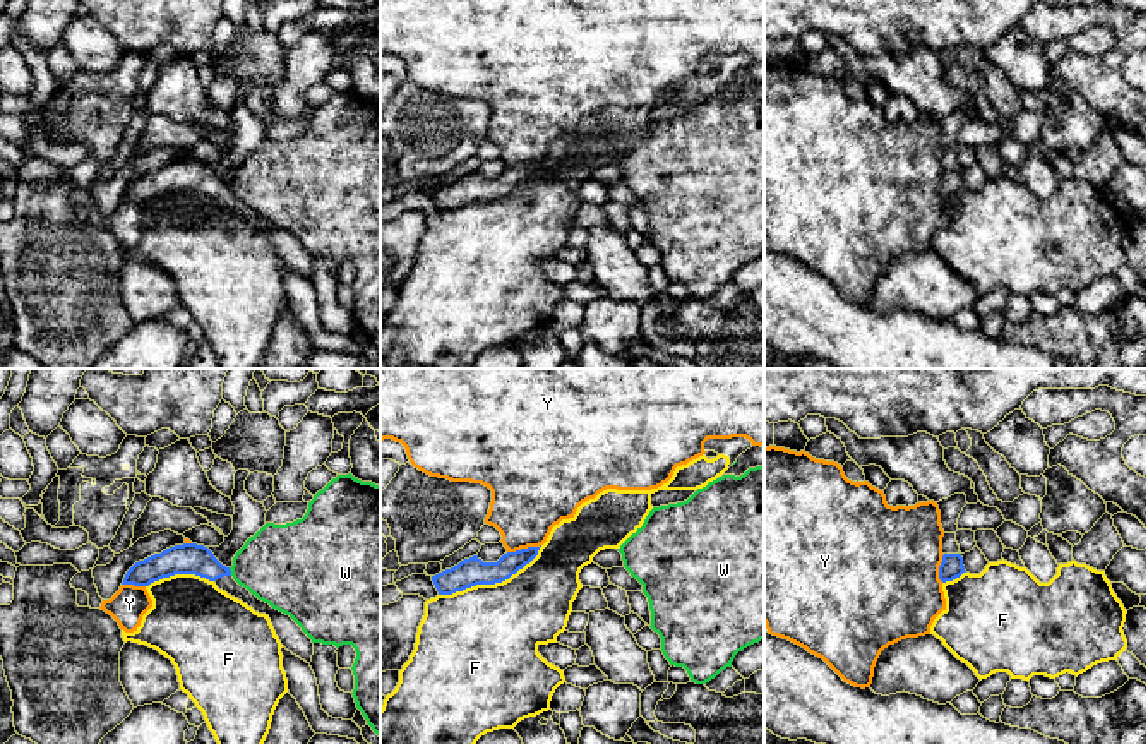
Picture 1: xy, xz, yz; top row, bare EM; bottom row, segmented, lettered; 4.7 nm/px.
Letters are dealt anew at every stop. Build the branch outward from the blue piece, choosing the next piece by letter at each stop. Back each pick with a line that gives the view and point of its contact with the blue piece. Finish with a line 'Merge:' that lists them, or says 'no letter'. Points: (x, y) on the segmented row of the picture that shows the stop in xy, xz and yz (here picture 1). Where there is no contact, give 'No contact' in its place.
Merge: no letter

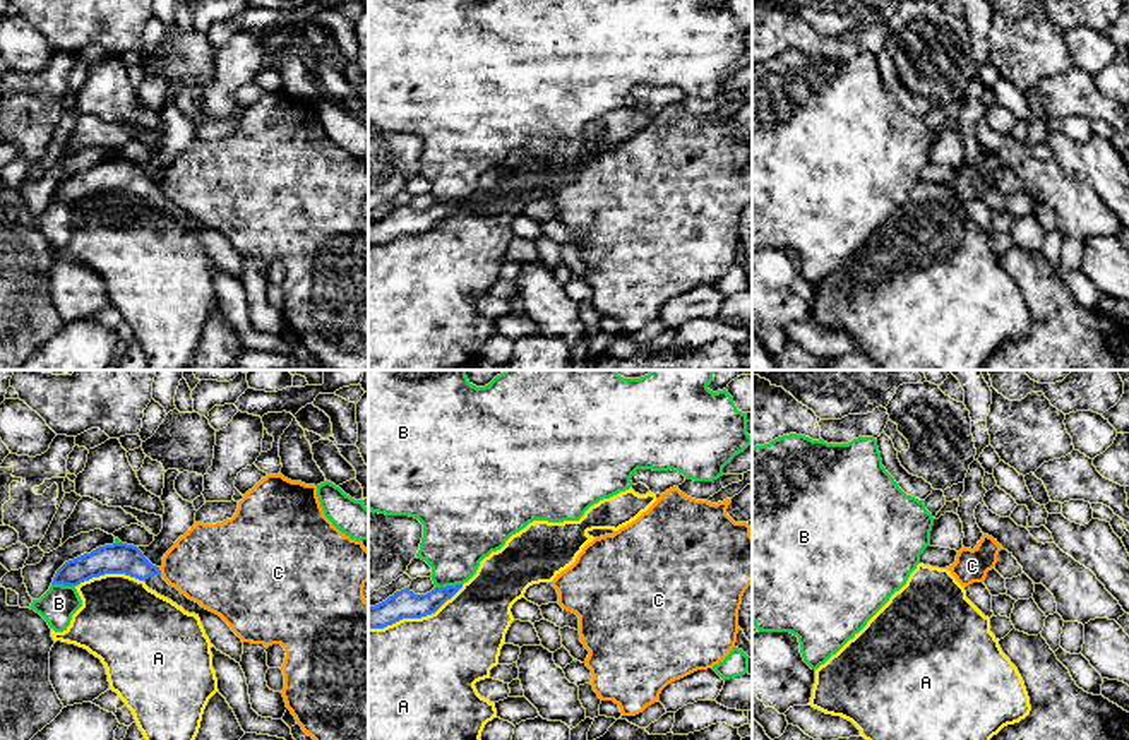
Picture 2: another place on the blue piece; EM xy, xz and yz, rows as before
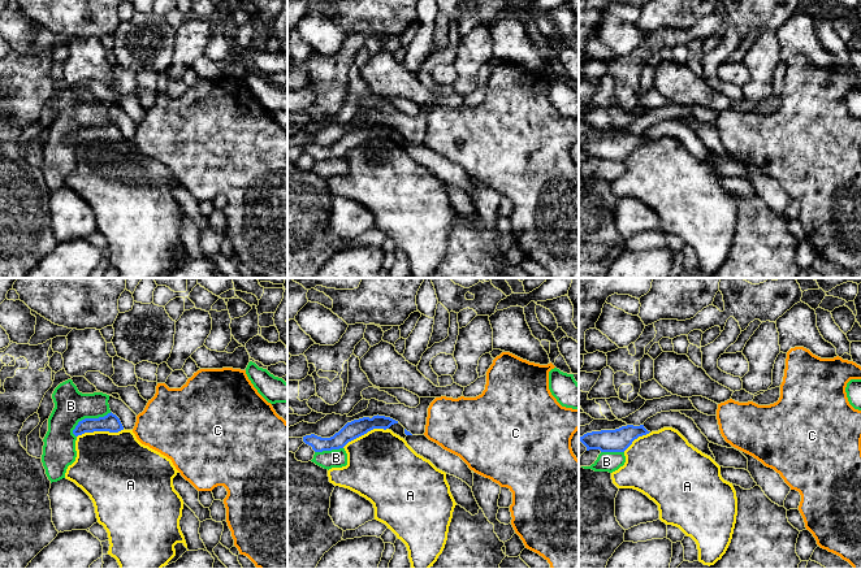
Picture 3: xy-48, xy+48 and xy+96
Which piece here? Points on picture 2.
Merge: no letter

